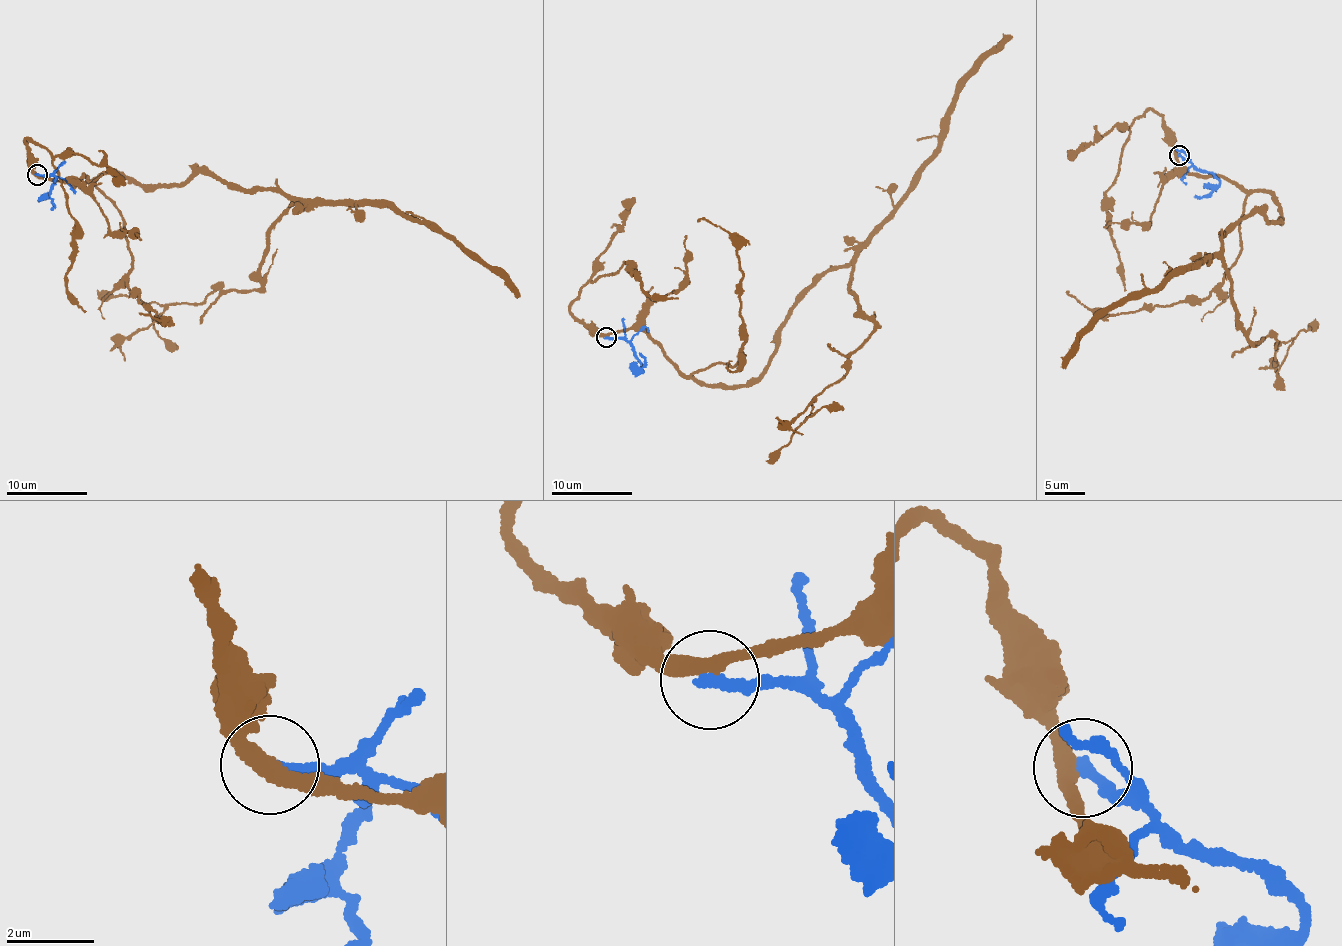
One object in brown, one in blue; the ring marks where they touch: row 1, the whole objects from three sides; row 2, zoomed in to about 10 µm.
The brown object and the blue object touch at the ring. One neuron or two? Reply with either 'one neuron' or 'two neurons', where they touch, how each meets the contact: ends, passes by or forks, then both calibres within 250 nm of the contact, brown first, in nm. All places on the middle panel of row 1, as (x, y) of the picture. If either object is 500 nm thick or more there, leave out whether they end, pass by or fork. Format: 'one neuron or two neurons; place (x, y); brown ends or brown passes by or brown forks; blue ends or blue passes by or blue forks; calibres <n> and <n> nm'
two neurons; place (606, 337); brown passes by; blue ends; calibres 340 and 240 nm

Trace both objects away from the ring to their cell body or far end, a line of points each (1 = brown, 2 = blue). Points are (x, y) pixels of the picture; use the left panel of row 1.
1: (38, 175), (174, 187), (199, 173), (291, 201), (259, 288), (147, 305), (178, 349)
2: (38, 175), (52, 175), (55, 179), (51, 188), (51, 209)

